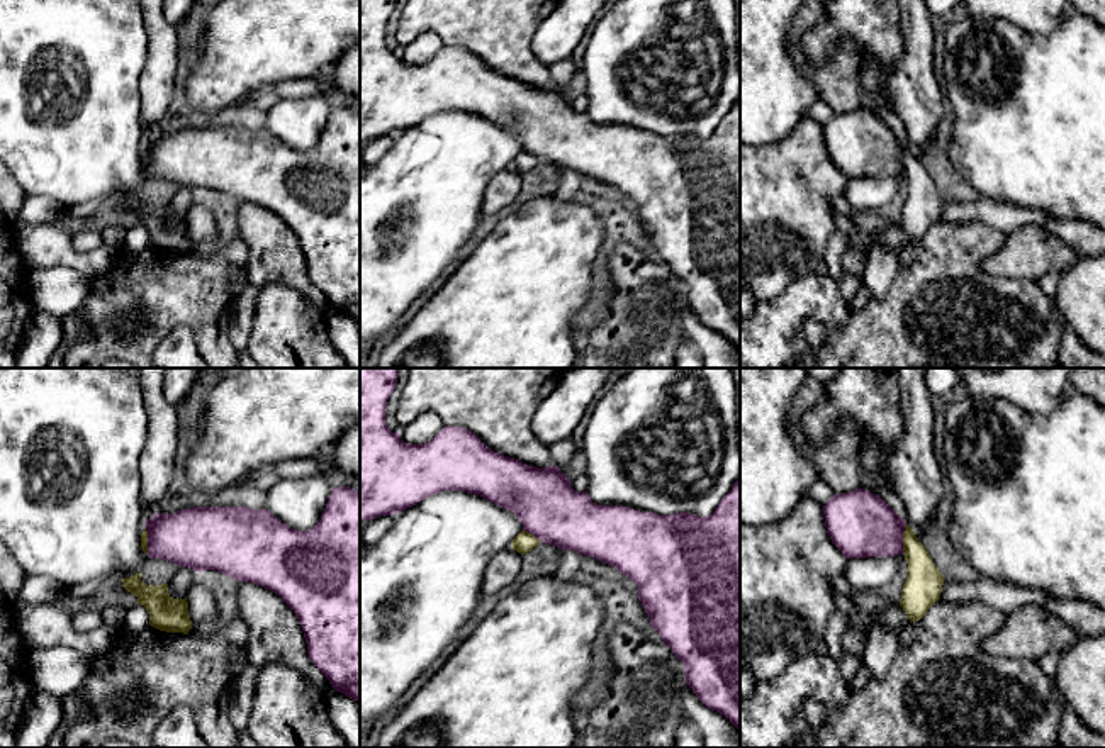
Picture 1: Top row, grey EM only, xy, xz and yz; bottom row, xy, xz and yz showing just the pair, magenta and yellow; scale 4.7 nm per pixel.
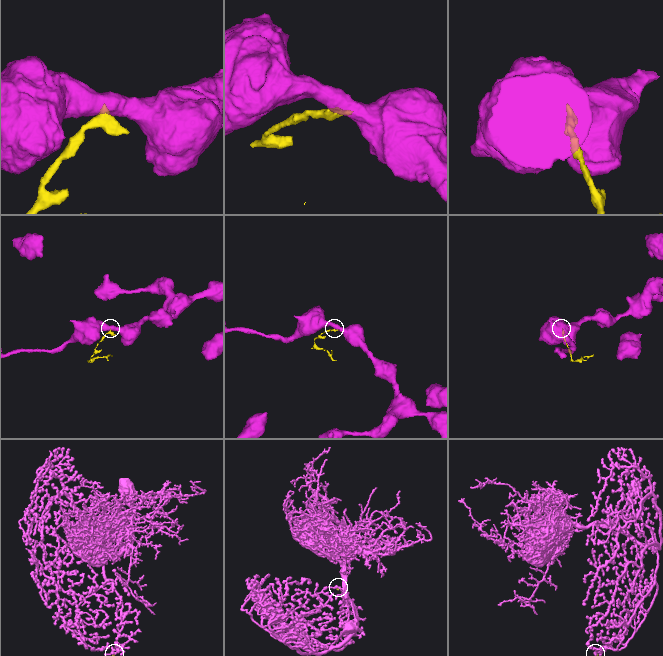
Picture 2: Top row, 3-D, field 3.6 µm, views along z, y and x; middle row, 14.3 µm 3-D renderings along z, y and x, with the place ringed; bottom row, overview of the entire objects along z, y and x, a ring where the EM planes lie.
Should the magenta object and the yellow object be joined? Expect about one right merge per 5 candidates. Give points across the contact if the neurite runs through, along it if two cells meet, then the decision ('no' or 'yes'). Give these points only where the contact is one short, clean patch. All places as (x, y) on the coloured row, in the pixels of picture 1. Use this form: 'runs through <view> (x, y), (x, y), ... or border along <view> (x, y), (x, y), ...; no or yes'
border along yz (907, 524), (902, 553); no

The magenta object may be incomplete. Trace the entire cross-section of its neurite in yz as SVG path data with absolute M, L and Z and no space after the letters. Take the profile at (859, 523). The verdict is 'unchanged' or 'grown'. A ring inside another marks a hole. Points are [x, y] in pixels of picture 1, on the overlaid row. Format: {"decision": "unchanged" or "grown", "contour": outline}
{"decision": "unchanged", "contour": "M871 490L835 494L823 505L823 516L832 543L847 560L905 553L905 519Z"}

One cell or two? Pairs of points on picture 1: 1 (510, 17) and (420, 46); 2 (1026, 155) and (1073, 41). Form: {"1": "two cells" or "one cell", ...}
{"1": "two cells", "2": "one cell"}

